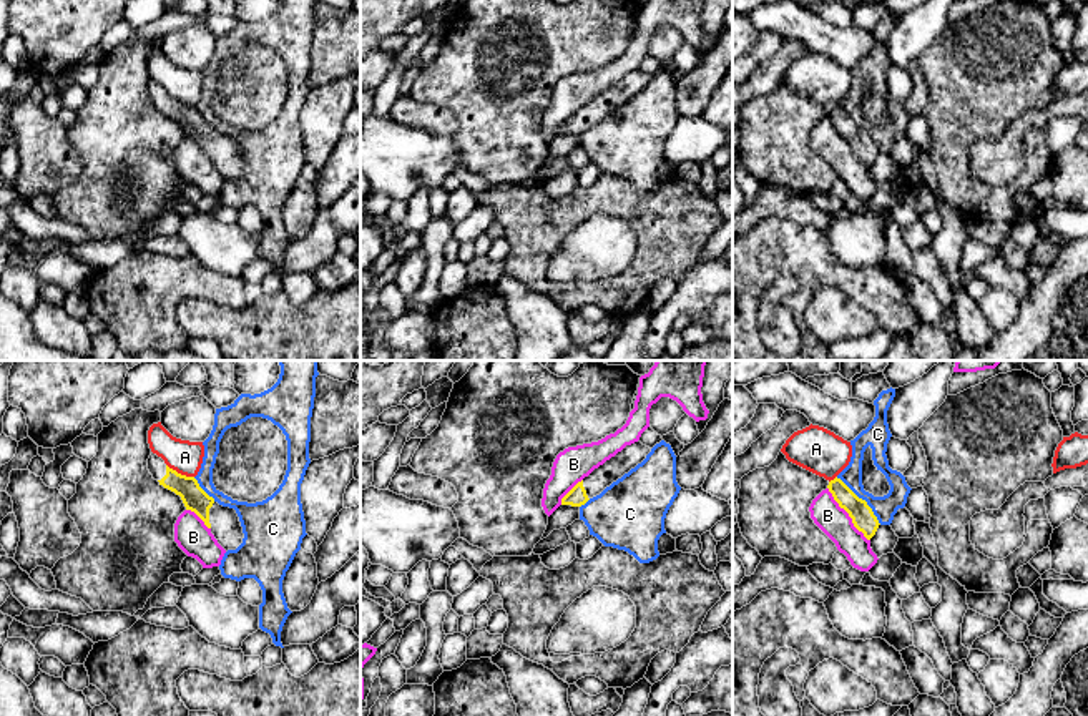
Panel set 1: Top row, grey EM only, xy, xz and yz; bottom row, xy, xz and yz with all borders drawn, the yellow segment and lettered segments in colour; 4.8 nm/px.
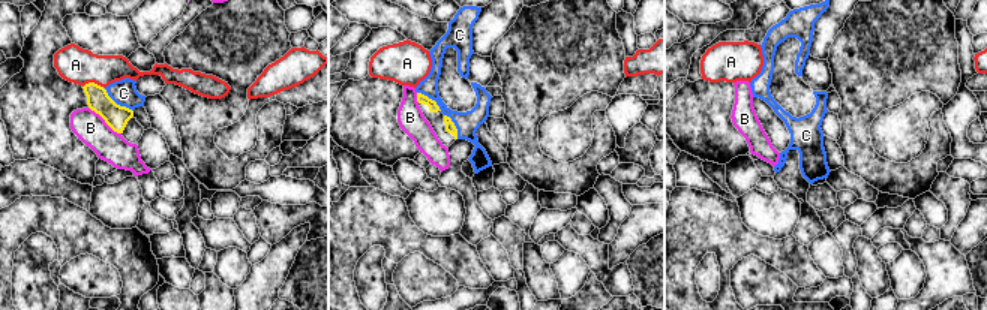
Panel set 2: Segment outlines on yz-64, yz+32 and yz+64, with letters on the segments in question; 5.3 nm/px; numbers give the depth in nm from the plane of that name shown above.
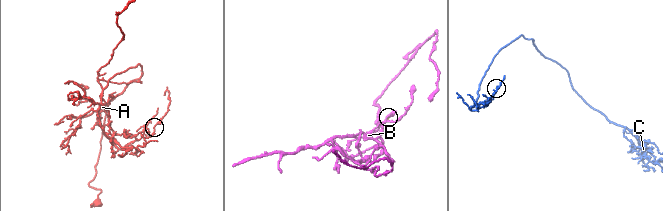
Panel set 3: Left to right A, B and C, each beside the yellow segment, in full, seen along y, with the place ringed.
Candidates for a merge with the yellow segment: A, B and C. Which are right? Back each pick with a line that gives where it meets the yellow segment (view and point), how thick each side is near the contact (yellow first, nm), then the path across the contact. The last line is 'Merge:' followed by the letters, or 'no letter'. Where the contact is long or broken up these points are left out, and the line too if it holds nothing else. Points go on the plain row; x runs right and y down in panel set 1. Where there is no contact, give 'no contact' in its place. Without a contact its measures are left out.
Merge: no letter

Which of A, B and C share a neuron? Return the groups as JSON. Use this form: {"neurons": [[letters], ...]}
{"neurons": [["A"], ["B"], ["C"]]}

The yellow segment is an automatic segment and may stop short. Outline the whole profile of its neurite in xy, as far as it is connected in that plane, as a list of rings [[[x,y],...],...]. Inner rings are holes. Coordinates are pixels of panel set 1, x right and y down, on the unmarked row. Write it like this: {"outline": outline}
{"outline": [[[153,80],[148,86],[148,98],[159,113],[181,125],[186,138],[194,140],[204,150],[226,179],[243,171],[244,161],[236,138],[219,133],[194,105],[178,101]]]}

